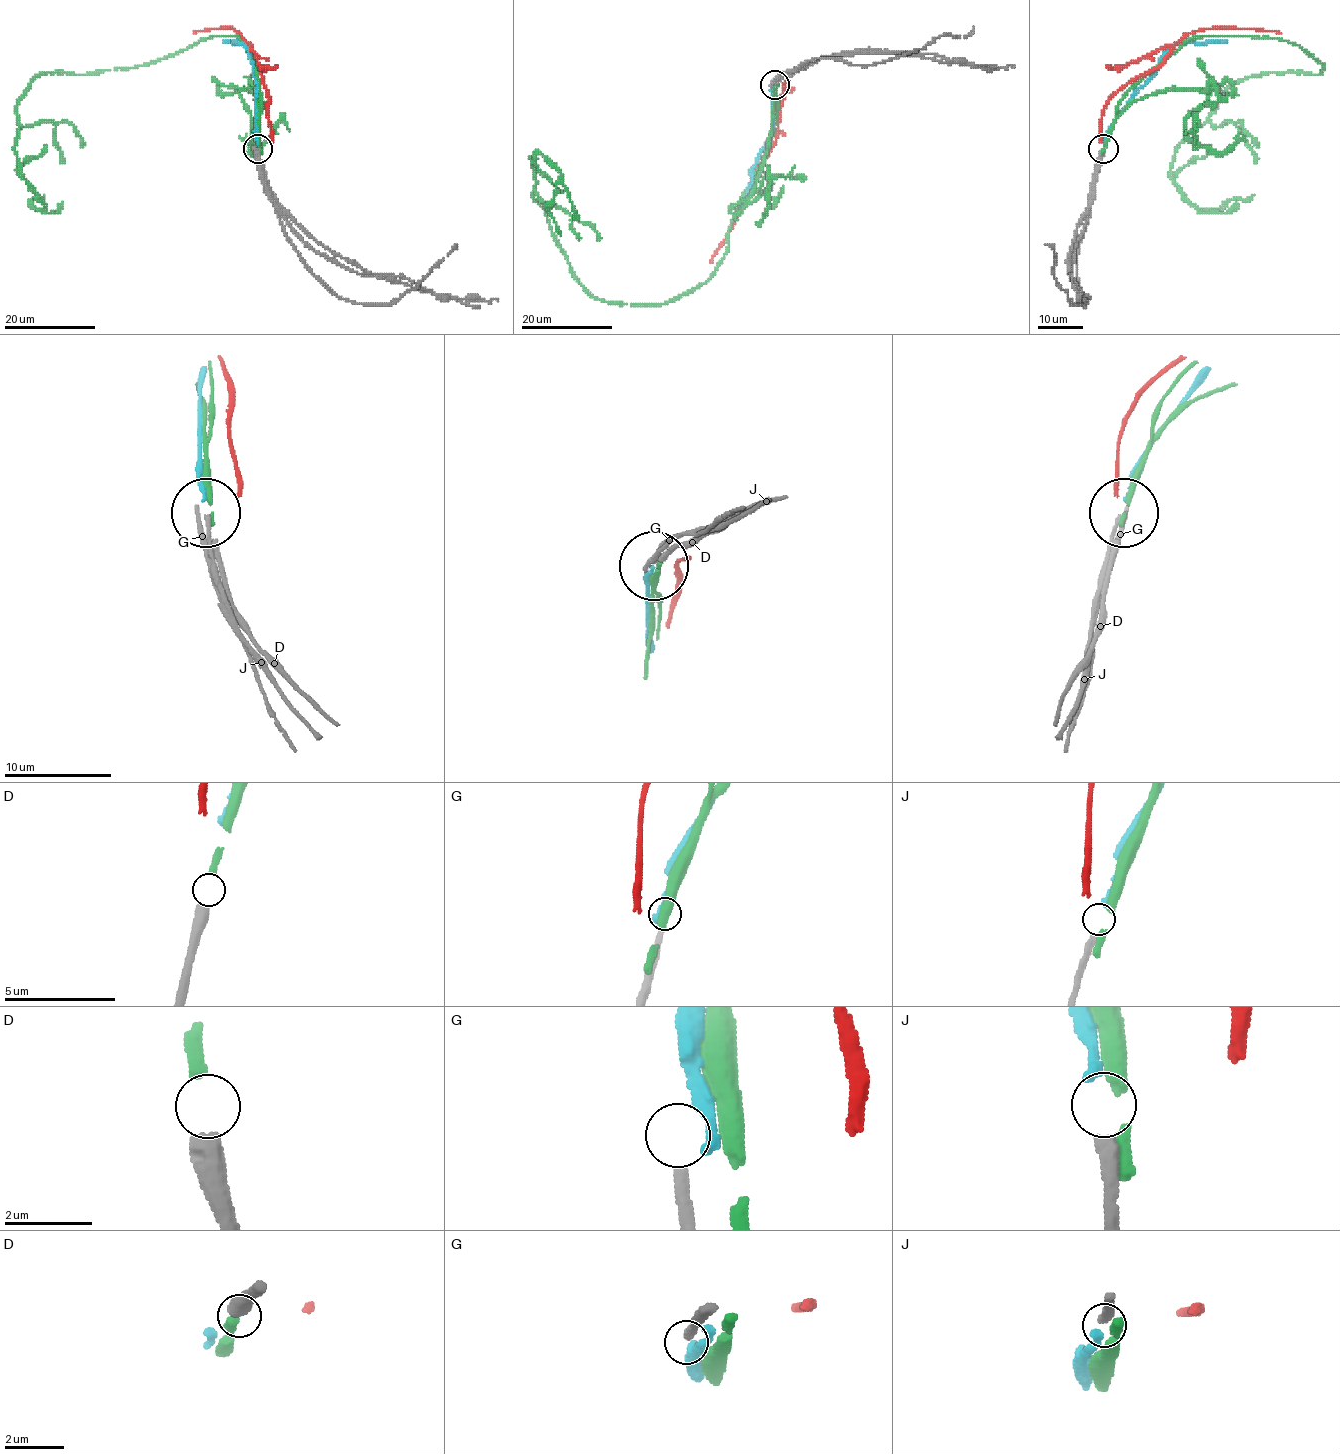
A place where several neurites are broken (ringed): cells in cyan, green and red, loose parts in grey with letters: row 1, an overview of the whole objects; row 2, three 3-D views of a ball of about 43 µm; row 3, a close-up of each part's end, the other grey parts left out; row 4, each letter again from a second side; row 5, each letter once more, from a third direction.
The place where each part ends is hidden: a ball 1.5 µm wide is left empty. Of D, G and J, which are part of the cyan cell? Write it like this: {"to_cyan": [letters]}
{"to_cyan": ["J"]}

